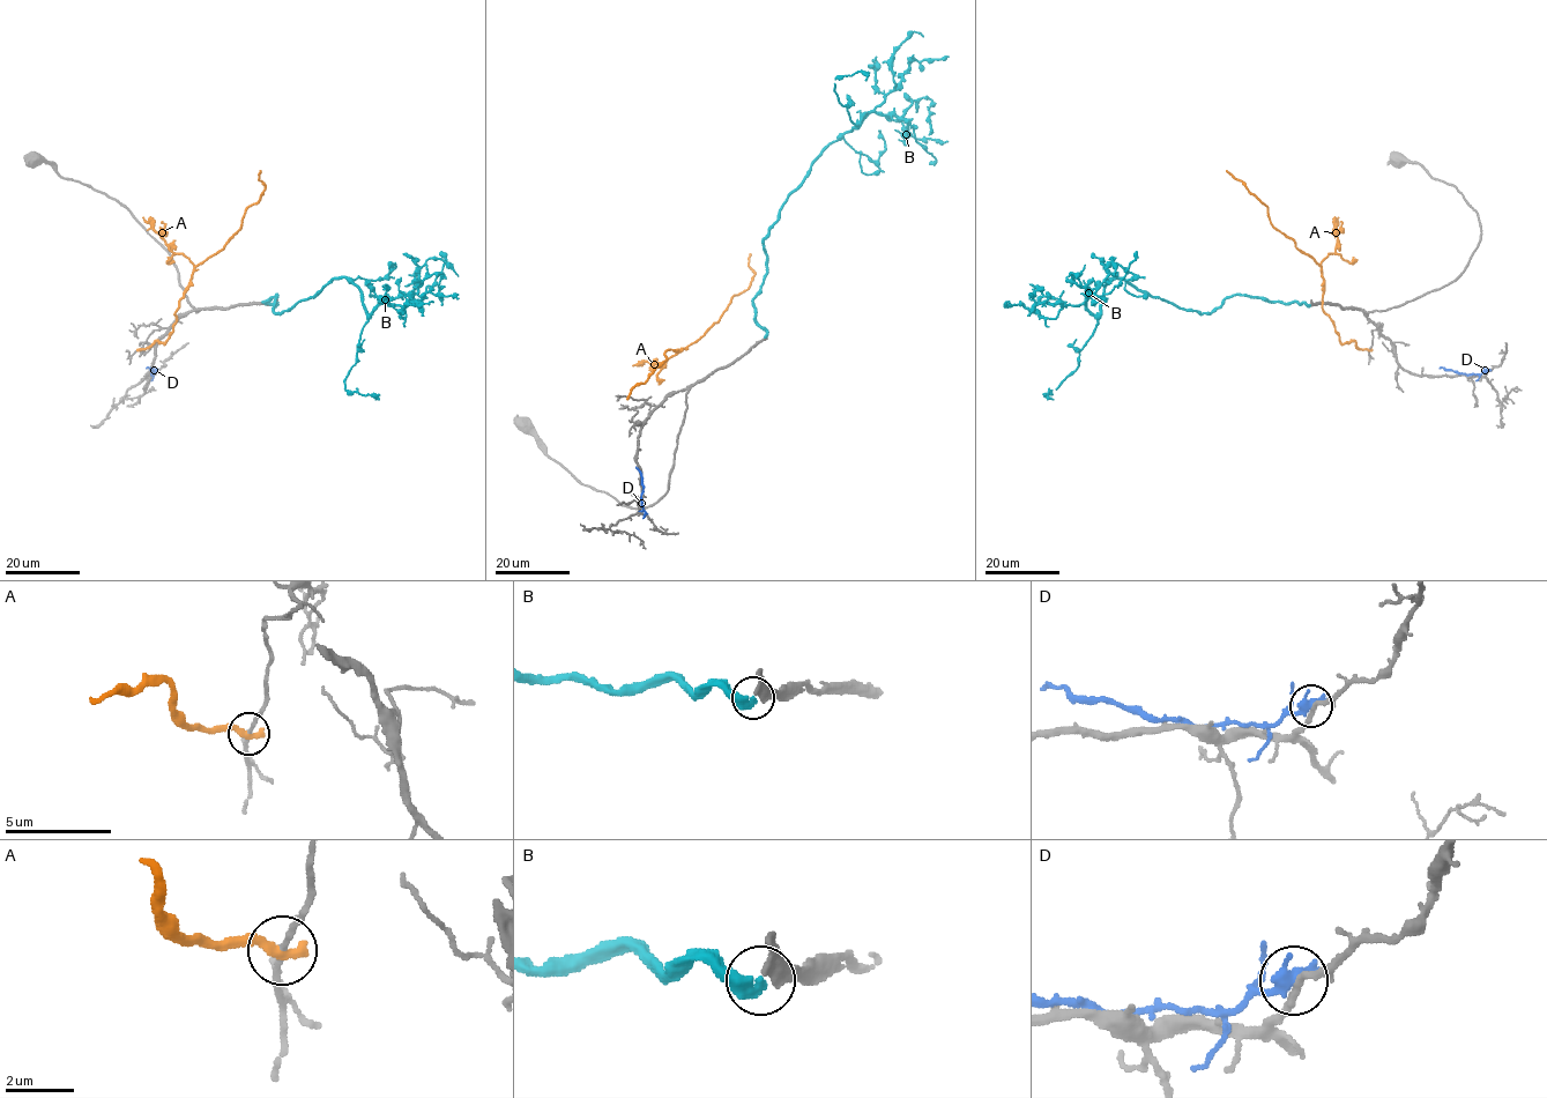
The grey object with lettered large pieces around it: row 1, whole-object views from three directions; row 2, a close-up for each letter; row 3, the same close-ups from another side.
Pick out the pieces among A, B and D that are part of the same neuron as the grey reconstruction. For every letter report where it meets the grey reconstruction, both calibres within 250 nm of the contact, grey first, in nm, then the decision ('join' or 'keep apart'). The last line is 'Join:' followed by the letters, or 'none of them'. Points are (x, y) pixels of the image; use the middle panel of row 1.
A: contact (629, 397); calibres 170 and 420 nm; keep apart
B: contact (765, 338); calibres 300 and 420 nm; join
D: contact (645, 514); calibres 200 and 460 nm; keep apart
Join: B

